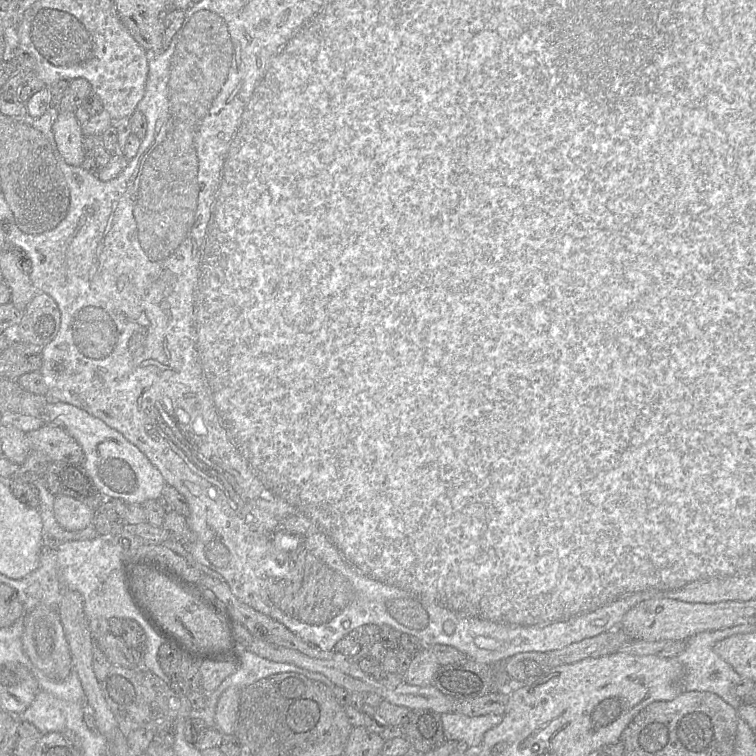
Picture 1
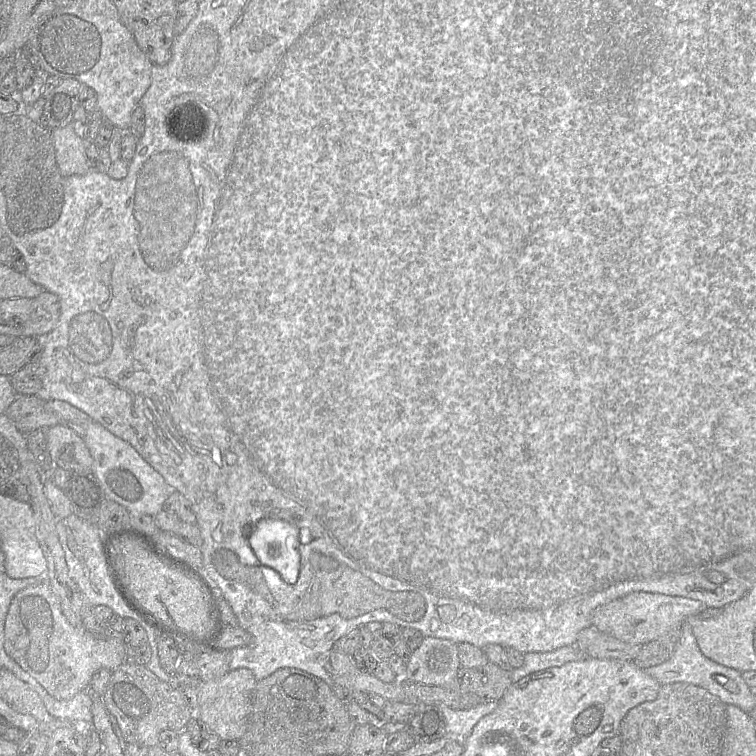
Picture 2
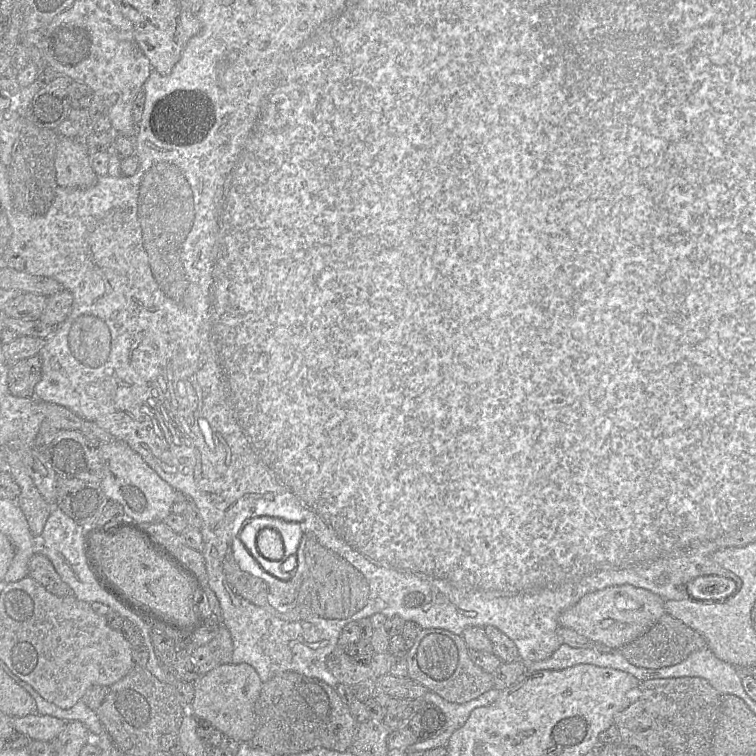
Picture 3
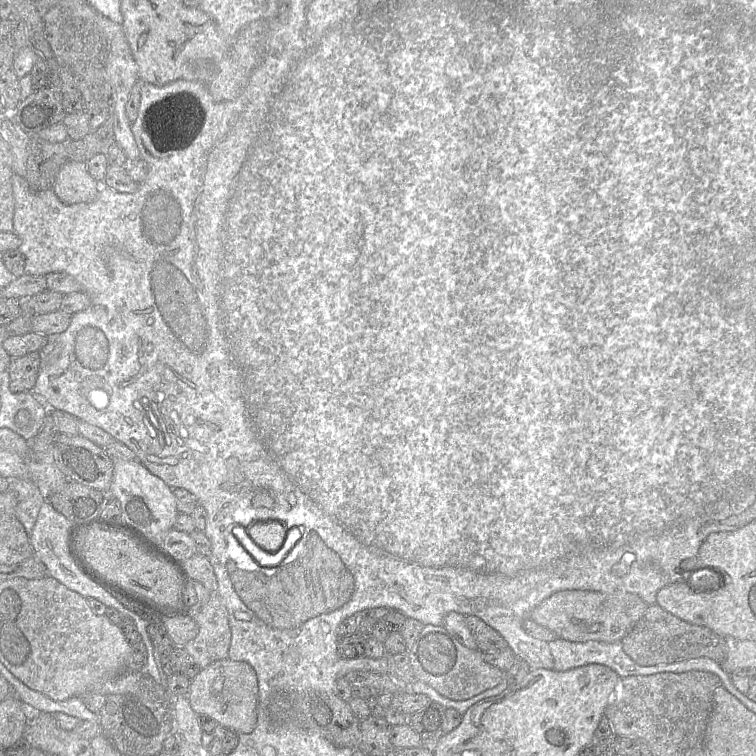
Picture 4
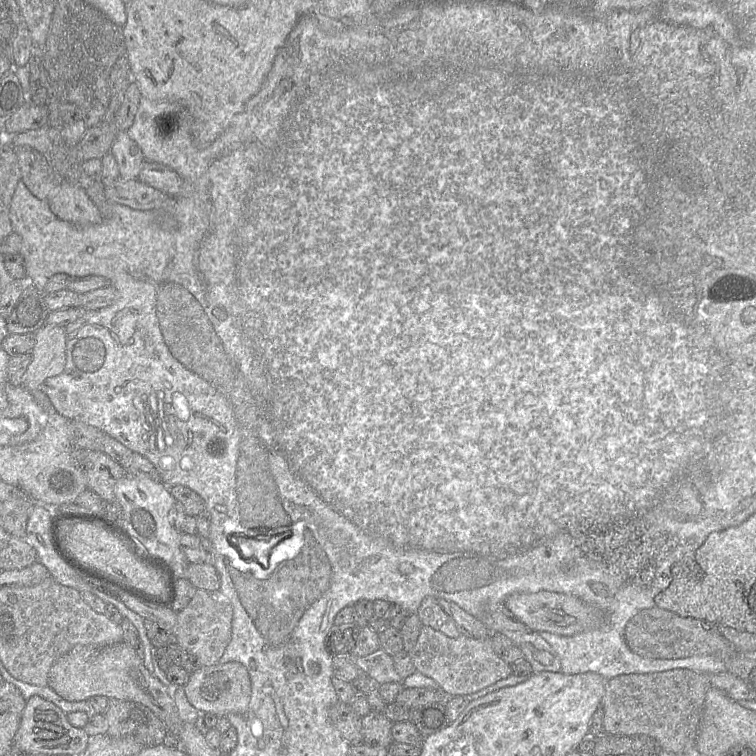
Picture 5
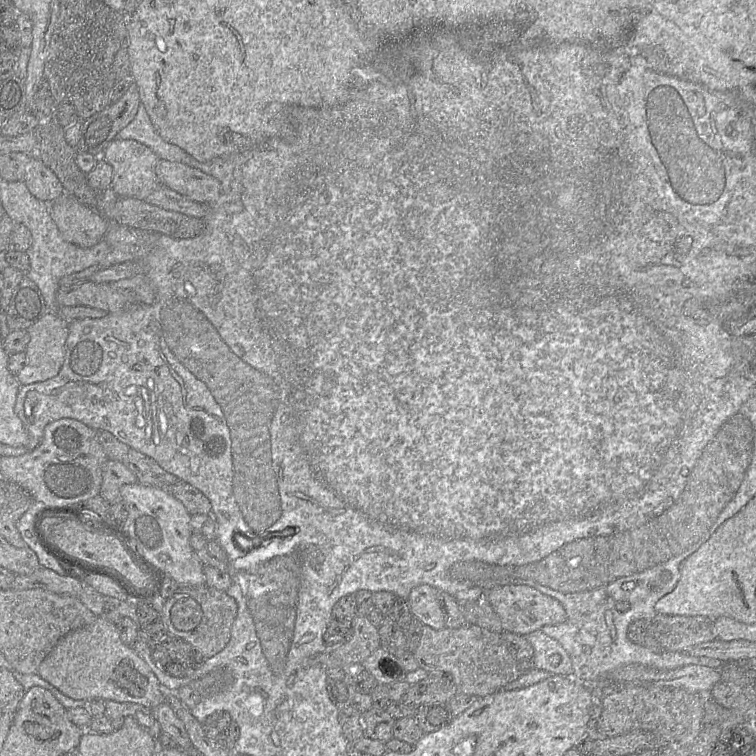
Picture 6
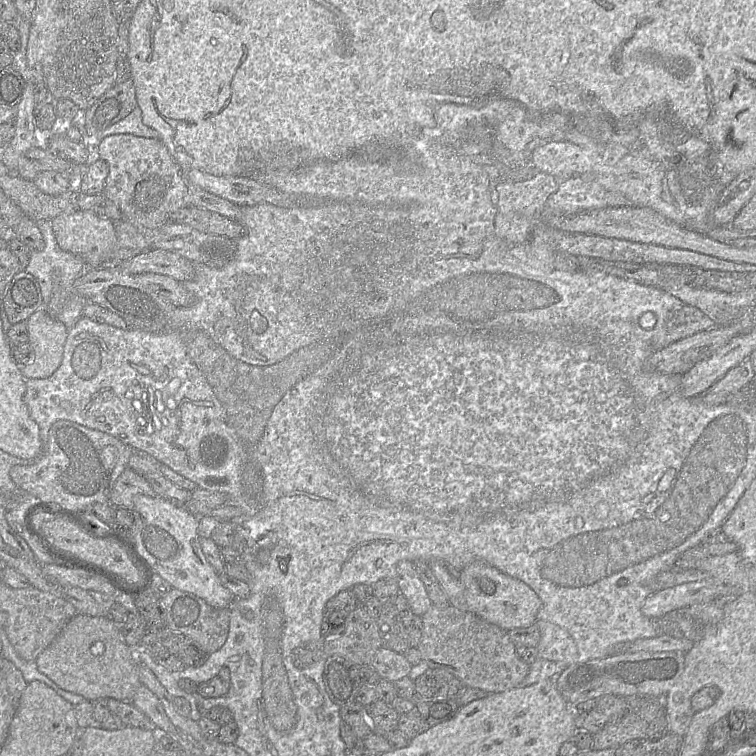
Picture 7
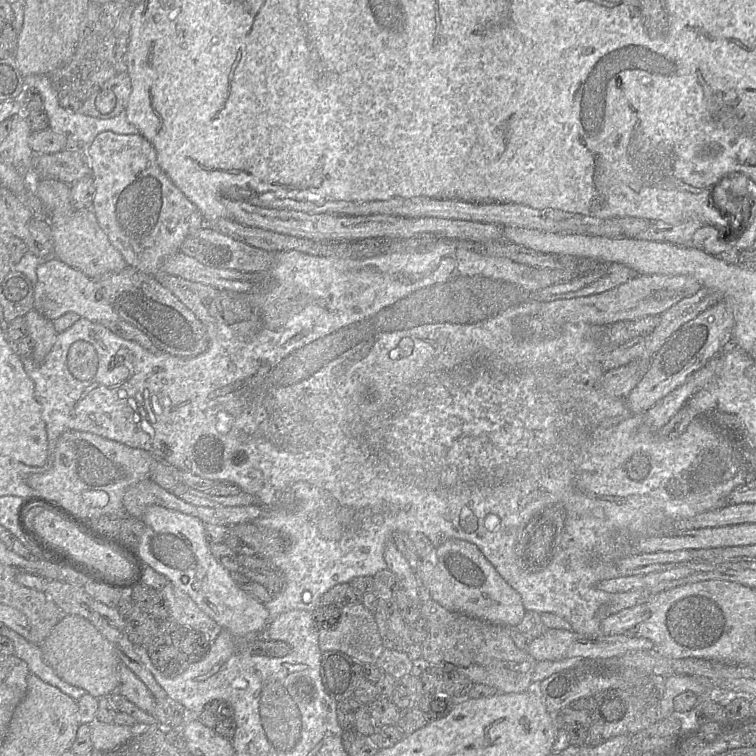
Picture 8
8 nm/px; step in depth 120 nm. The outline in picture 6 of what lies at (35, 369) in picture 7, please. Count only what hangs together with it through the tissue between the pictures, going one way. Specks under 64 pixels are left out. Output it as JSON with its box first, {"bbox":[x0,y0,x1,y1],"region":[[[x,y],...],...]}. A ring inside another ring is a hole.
{"bbox":[17,312,69,385],"region":[[[50,312],[43,315],[37,322],[27,329],[30,336],[26,347],[26,365],[17,375],[21,385],[29,385],[49,380],[58,375],[66,354],[66,340],[69,333],[69,324],[58,313]]]}

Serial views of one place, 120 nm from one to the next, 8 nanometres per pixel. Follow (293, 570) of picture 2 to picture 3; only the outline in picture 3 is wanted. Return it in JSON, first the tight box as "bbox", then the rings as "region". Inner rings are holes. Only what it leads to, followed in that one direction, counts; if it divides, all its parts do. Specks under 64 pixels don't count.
{"bbox":[240,516,302,563],"region":[[[260,516],[249,520],[242,528],[240,539],[244,543],[248,540],[248,533],[251,529],[259,531],[263,528],[273,528],[284,541],[283,563],[291,556],[297,555],[299,544],[302,538],[302,529],[297,522],[287,522],[274,516]]]}

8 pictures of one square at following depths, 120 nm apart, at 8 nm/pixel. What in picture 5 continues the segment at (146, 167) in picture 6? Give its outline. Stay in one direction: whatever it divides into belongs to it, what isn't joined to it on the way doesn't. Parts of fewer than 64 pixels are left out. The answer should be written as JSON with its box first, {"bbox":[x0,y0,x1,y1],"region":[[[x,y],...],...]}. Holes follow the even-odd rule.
{"bbox":[110,131,145,180],"region":[[[126,131],[118,132],[110,152],[119,167],[119,178],[123,180],[138,179],[145,157],[138,144],[131,139]]]}

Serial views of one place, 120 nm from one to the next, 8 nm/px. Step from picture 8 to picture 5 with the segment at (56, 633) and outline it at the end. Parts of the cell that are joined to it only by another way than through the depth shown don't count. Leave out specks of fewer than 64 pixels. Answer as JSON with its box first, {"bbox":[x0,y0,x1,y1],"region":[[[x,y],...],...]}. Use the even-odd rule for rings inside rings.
{"bbox":[48,641,183,736],"region":[[[124,641],[109,646],[77,645],[51,667],[48,686],[70,702],[87,701],[93,696],[132,701],[148,707],[166,726],[169,733],[180,736],[183,721],[178,715],[170,687],[165,686],[144,666],[133,647]]]}

